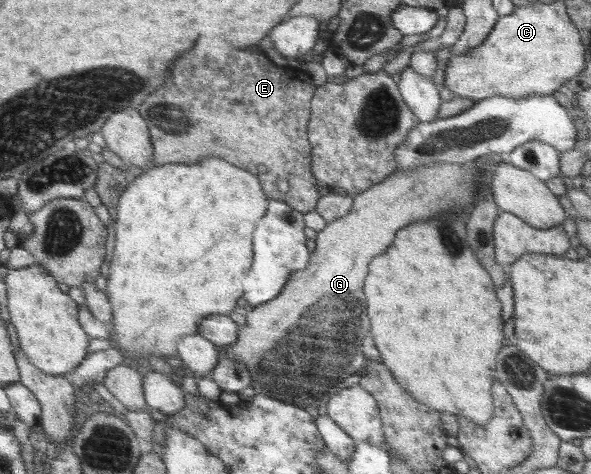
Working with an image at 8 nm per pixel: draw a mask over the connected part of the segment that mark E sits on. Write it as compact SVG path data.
M200 37L200 45L196 45L196 49L192 49L192 53L184 53L184 57L180 57L180 61L176 61L172 69L174 69L176 77L168 83L168 87L160 89L160 93L152 93L152 96L148 97L148 101L144 105L140 105L139 114L142 115L147 121L147 126L150 127L150 137L155 148L155 161L152 161L152 167L174 163L198 163L198 161L208 159L208 157L220 157L224 161L232 161L232 165L240 165L240 169L252 169L252 173L256 173L256 177L260 177L266 197L286 202L288 206L299 209L300 213L307 214L315 211L318 201L323 197L321 191L319 191L318 183L320 181L315 177L314 170L311 168L311 152L314 150L311 146L309 132L311 100L315 96L315 90L317 89L315 85L298 79L295 75L297 69L276 67L268 60L266 53L259 46L244 49L234 47L232 49L228 43L224 43L222 39L216 39L216 37Z

